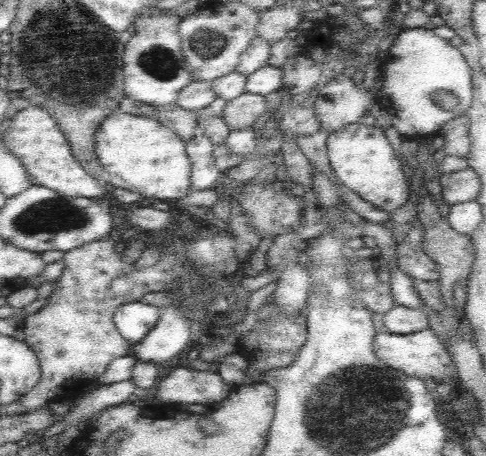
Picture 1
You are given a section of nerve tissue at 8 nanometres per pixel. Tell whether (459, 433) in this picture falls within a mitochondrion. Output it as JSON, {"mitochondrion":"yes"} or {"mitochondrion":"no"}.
{"mitochondrion":"no"}

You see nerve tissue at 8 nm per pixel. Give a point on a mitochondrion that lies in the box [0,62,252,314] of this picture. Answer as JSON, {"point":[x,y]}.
{"point":[46,215]}

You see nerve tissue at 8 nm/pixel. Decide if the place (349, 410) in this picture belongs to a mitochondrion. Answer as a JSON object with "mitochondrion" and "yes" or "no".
{"mitochondrion":"yes"}

